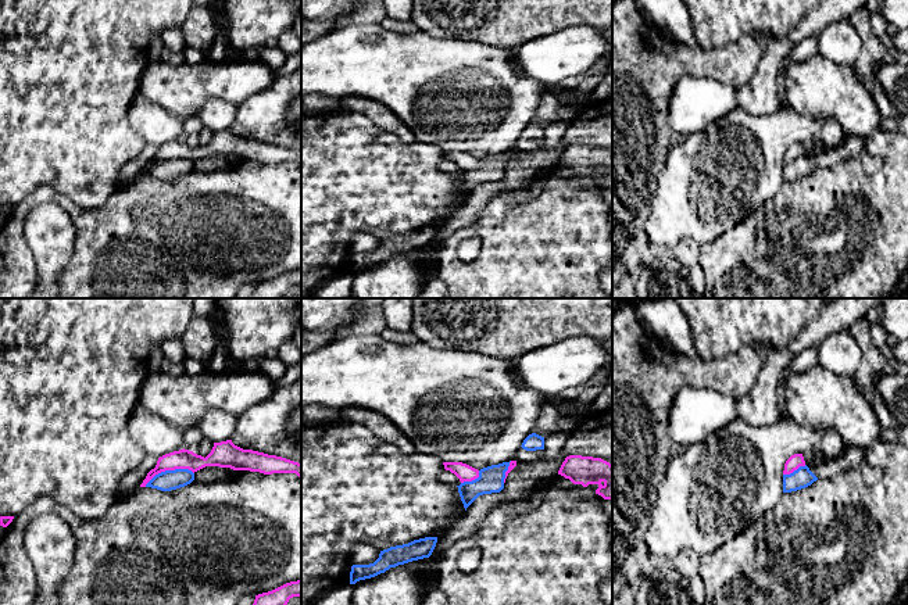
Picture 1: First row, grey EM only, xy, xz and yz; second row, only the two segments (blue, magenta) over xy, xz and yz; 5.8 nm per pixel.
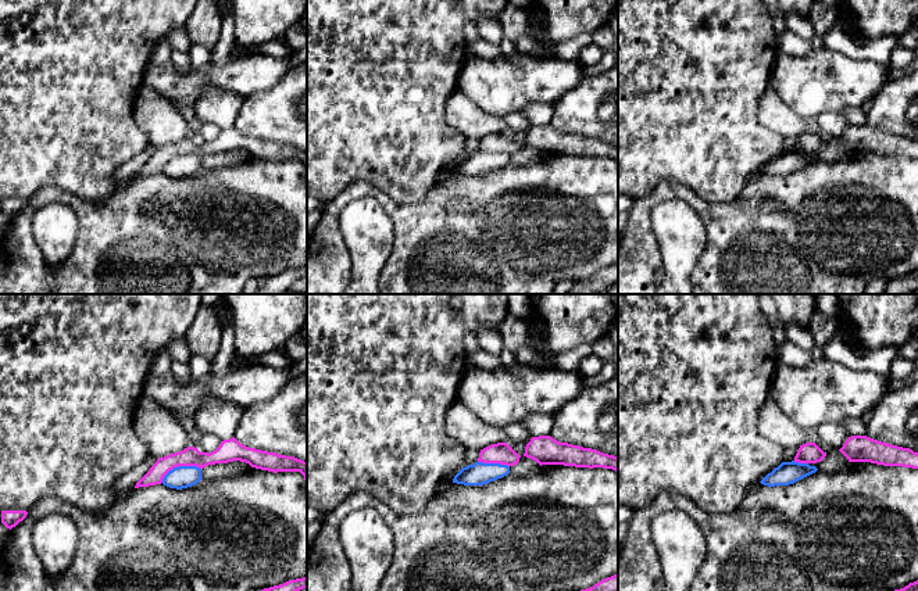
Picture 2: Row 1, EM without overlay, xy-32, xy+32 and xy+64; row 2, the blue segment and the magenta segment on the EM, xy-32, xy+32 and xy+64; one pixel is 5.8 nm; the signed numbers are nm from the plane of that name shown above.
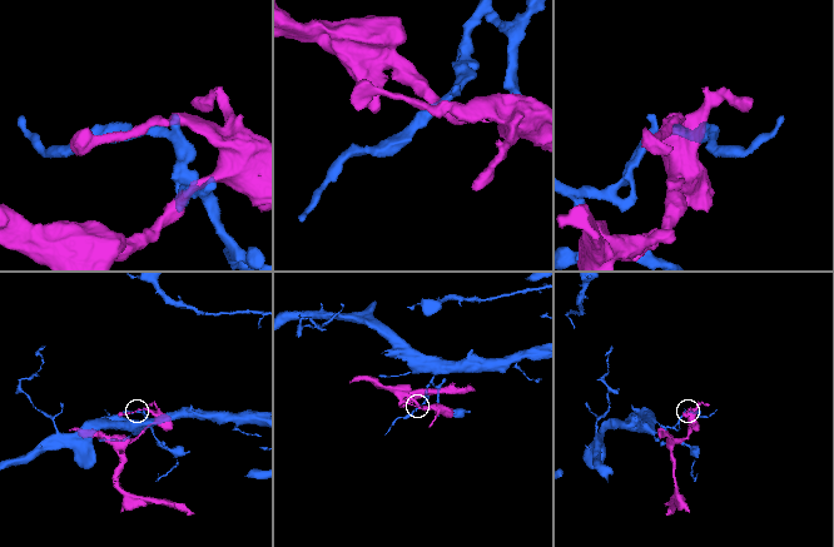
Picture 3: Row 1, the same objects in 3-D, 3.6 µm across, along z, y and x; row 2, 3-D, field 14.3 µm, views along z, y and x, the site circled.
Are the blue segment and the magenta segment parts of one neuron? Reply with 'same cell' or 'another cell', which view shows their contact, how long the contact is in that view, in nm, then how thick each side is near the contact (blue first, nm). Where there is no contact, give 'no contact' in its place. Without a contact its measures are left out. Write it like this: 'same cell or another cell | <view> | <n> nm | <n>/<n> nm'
another cell | xy | 300 nm | 120/110 nm

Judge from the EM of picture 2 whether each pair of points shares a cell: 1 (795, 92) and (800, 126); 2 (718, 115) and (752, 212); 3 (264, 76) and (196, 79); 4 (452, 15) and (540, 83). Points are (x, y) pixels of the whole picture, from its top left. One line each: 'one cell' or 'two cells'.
1: two cells
2: two cells
3: one cell
4: two cells

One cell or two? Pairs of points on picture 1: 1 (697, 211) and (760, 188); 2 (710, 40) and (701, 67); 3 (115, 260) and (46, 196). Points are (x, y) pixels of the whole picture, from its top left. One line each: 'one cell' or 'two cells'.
1: one cell
2: two cells
3: one cell

